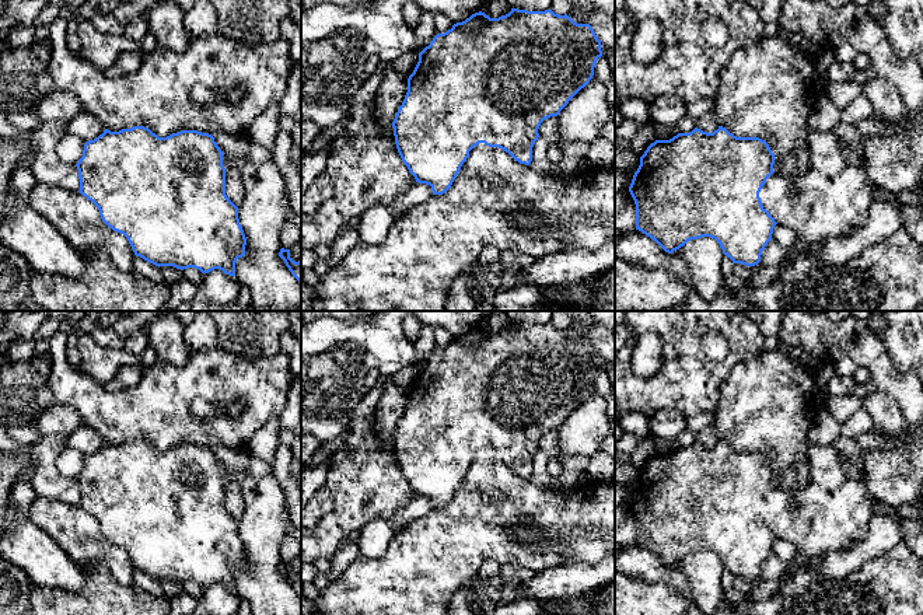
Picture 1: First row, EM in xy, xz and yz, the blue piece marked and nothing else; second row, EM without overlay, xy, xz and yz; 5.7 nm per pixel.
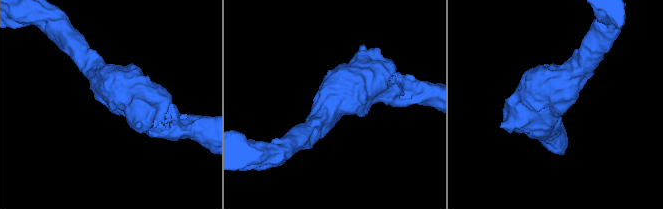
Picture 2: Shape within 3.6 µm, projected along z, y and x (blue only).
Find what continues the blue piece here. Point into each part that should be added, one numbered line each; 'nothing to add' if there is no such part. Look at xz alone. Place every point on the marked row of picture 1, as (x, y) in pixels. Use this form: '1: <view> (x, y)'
1: xz (481, 147)

